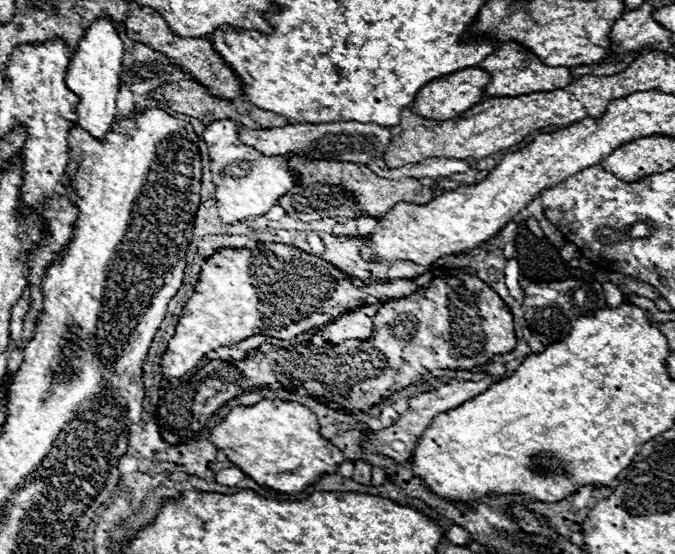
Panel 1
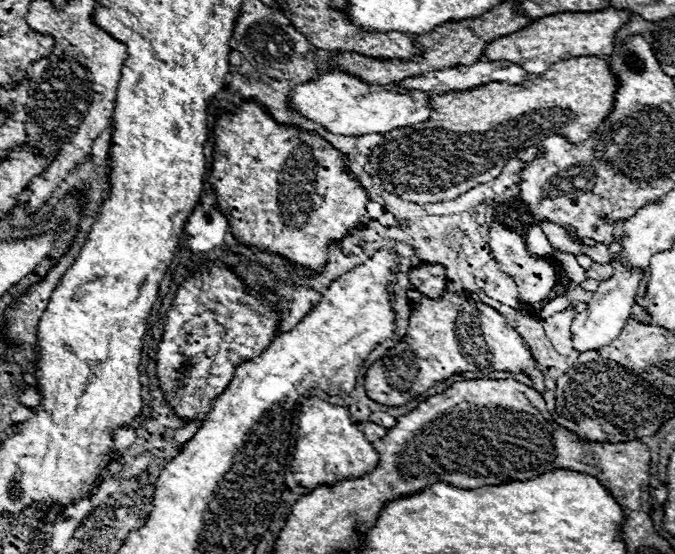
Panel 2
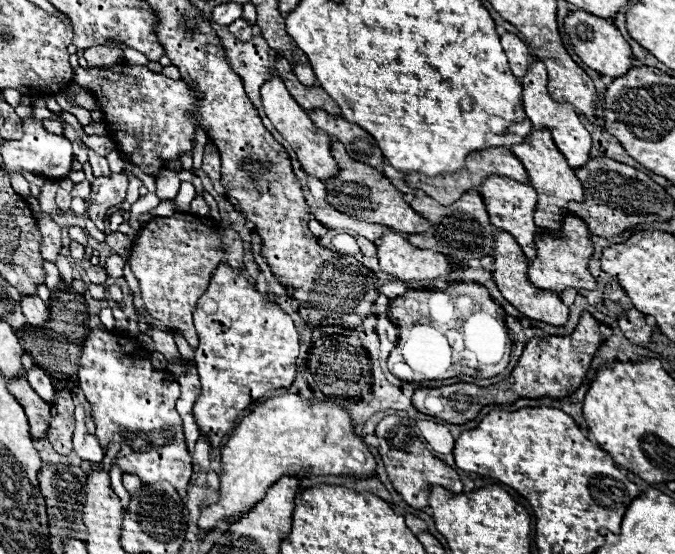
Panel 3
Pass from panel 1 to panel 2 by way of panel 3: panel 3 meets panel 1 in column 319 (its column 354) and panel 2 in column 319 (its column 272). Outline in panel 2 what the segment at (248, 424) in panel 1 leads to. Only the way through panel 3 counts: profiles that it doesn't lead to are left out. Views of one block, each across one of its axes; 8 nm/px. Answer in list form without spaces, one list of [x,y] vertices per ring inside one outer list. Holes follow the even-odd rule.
[[[310,396],[300,404],[298,416],[300,436],[294,450],[294,478],[308,490],[320,484],[334,484],[336,480],[354,476],[360,478],[378,464],[378,452],[372,448],[372,442],[366,440],[364,432],[358,430],[352,422],[346,408],[330,404],[318,396]]]

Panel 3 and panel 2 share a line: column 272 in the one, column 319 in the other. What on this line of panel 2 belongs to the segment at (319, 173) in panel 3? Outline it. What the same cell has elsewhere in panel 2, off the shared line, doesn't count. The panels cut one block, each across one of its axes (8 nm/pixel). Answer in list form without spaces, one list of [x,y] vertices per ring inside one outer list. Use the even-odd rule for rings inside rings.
[[[338,70],[326,72],[318,80],[294,88],[294,92],[290,92],[290,108],[300,112],[306,120],[312,120],[340,136],[366,136],[372,132],[386,134],[396,128],[420,124],[430,116],[428,96],[424,92],[402,90],[396,84],[368,86]]]

